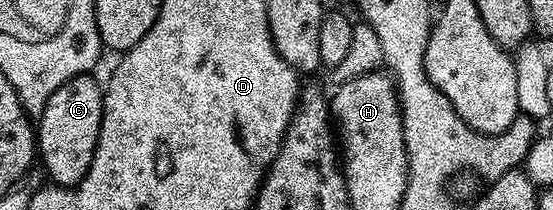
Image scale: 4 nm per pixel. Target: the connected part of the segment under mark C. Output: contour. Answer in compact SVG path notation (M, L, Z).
M90 73L79 74L76 78L65 80L53 96L49 96L49 104L37 116L37 158L47 169L52 183L57 186L76 186L89 172L89 164L93 164L93 152L97 148L97 140L103 123L104 87Z

